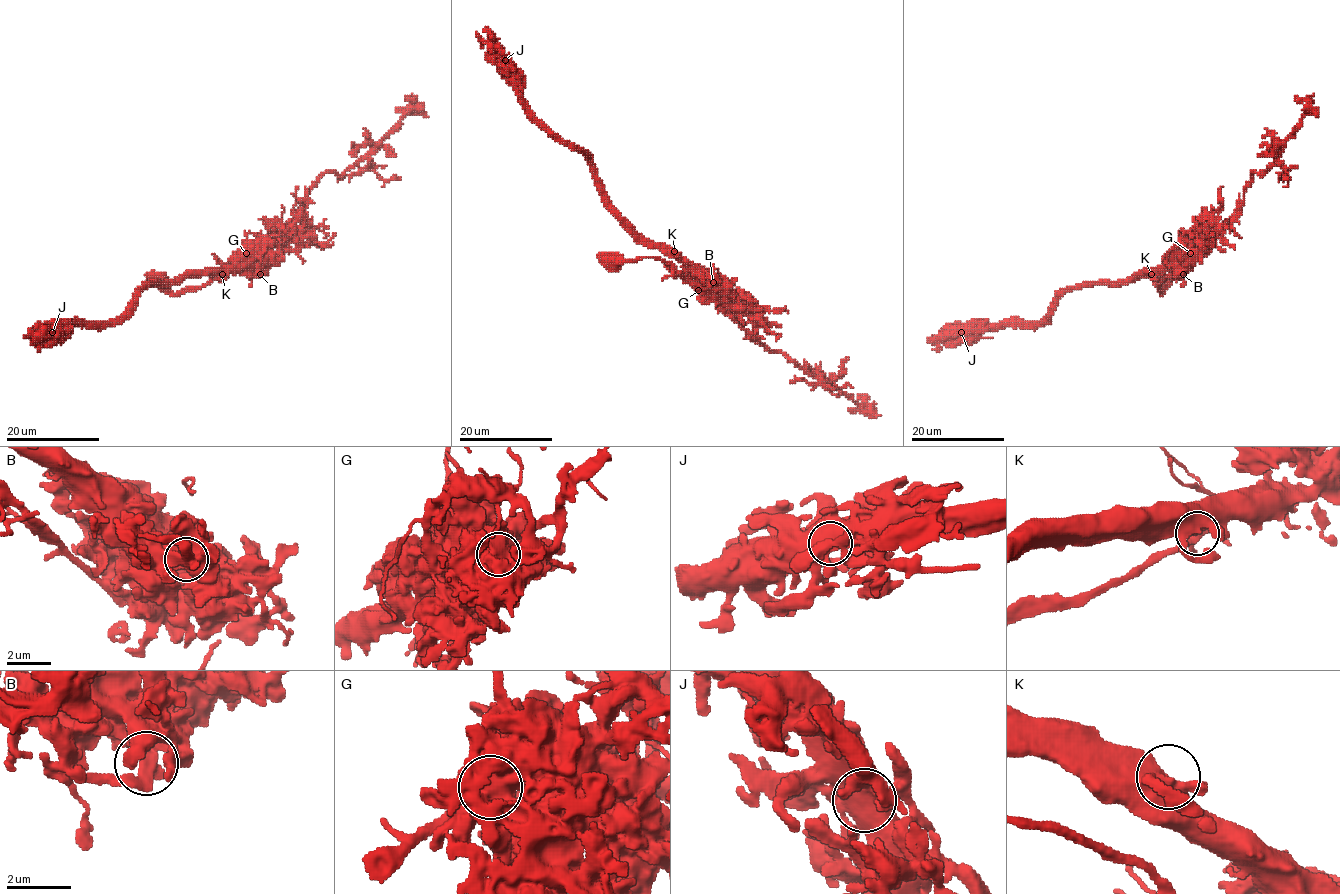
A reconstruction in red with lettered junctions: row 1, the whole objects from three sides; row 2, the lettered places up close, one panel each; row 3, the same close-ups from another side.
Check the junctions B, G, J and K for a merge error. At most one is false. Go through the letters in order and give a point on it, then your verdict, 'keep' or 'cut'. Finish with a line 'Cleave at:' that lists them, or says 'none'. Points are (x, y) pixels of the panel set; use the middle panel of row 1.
B: place (713, 282); keep
G: place (698, 290); cut
J: place (505, 60); keep
K: place (674, 251); keep
Cleave at: G

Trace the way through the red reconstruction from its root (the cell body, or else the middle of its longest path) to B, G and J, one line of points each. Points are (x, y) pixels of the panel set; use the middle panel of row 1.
B: (614, 261), (659, 258), (672, 265), (688, 281), (713, 282)
G: (614, 261), (659, 258), (672, 265), (699, 290)
J: (614, 261), (659, 258), (688, 281), (695, 274), (620, 215), (591, 161), (531, 112), (505, 60)

